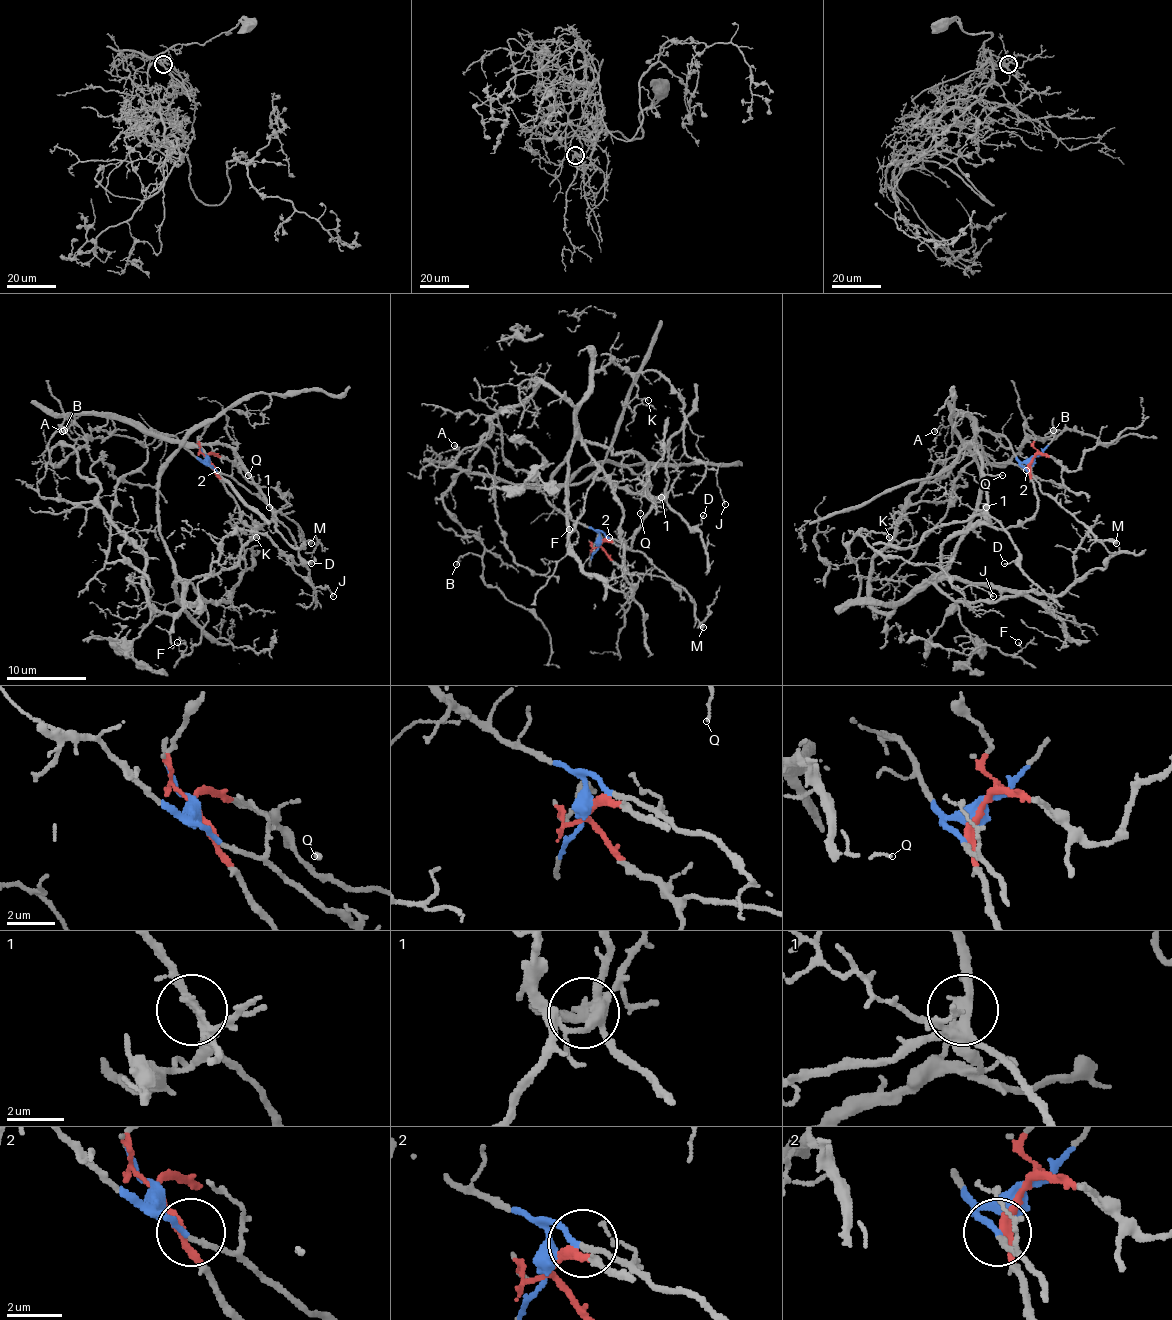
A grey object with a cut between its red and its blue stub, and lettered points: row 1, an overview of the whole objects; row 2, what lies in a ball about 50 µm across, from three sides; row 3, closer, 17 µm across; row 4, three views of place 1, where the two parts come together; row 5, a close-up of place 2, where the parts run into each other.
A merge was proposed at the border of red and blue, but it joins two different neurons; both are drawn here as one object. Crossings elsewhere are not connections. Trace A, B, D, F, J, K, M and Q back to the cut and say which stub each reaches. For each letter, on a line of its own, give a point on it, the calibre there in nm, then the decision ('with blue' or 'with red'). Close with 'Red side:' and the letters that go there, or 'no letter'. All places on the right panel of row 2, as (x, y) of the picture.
A: (934, 431) | 160 nm | with blue
B: (1053, 430) | 180 nm | with red
D: (1004, 563) | 130 nm | with blue
F: (1018, 642) | 100 nm | with red
J: (993, 596) | 150 nm | with red
K: (889, 537) | 160 nm | with red
M: (1116, 543) | 420 nm | with blue
Q: (1002, 475) | 80 nm | with blue
Red side: B, F, J, K

